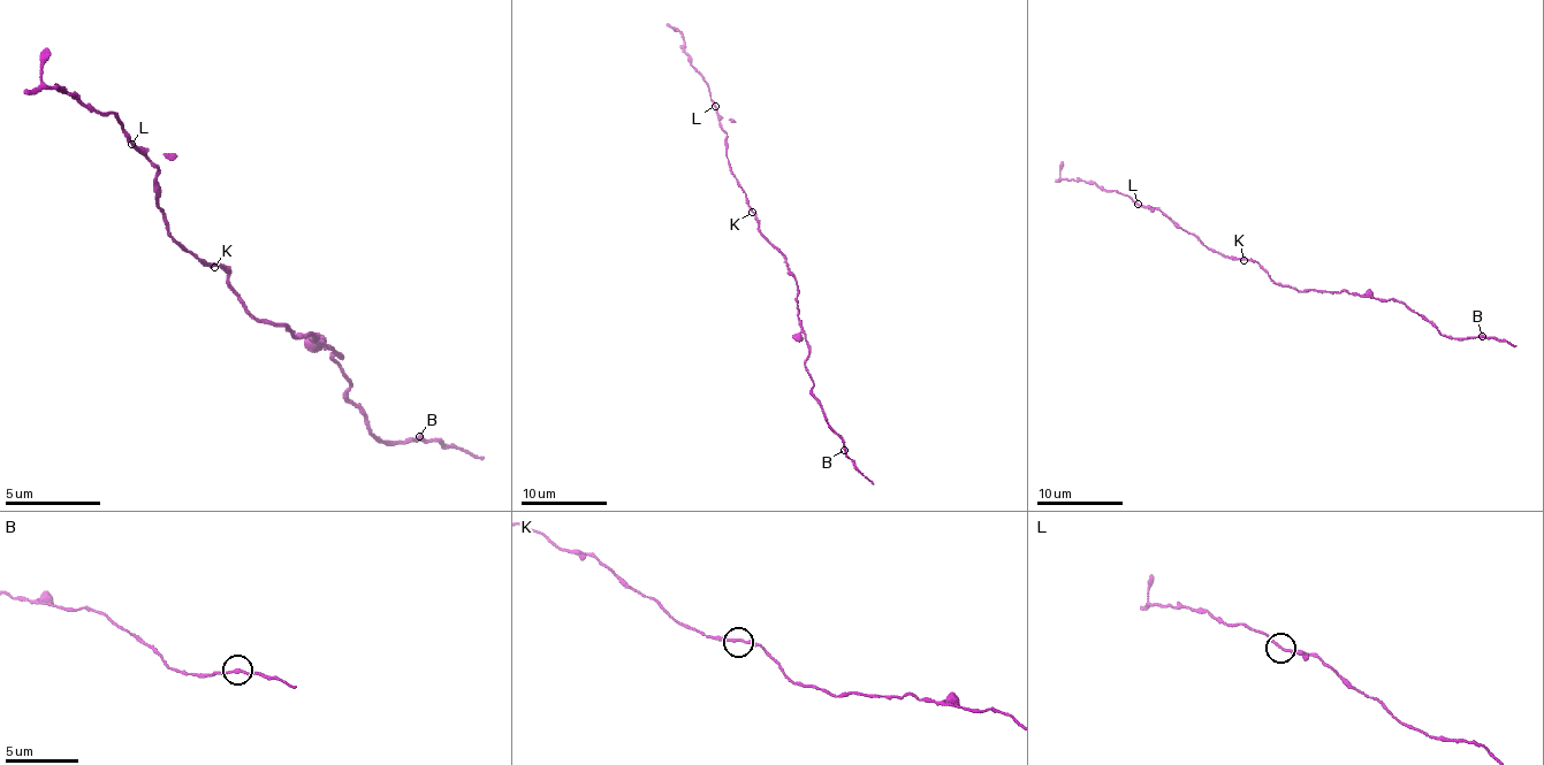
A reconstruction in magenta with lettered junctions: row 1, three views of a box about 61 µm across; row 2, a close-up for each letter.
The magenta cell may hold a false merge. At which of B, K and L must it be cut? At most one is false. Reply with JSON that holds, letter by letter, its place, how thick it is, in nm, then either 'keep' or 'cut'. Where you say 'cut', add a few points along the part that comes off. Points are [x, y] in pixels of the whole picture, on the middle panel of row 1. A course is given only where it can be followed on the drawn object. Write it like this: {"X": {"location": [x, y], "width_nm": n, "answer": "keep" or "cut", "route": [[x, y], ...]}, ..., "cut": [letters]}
{"B": {"location": [844, 450], "width_nm": 170, "answer": "keep"}, "K": {"location": [752, 212], "width_nm": 160, "answer": "keep"}, "L": {"location": [715, 106], "width_nm": 160, "answer": "cut", "route": [[715, 106], [707, 83], [692, 66], [681, 32], [675, 29], [676, 31]]}, "cut": ["L"]}

